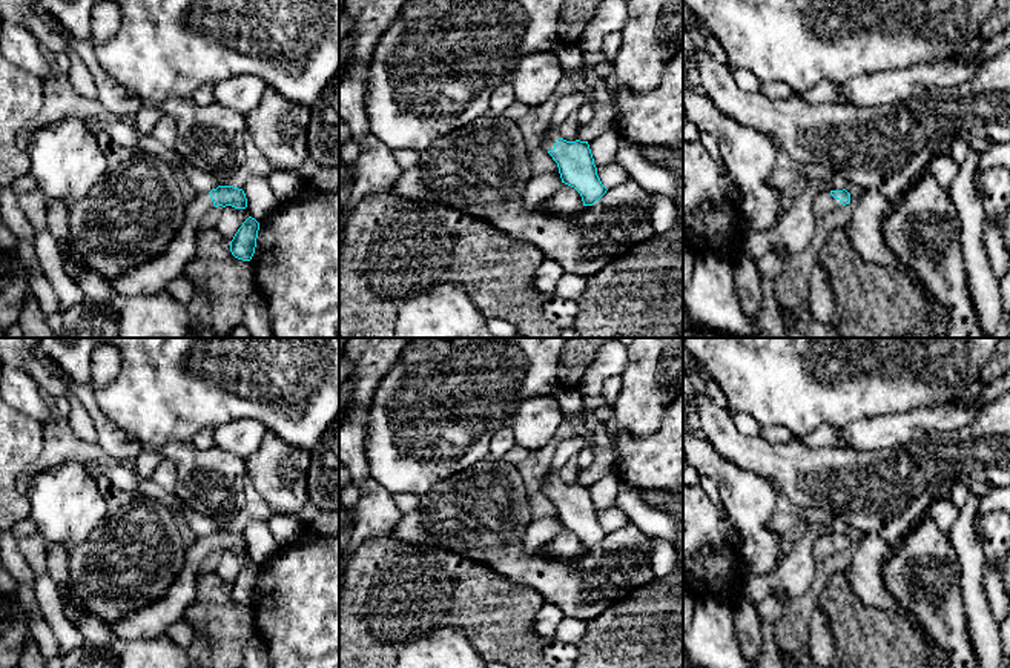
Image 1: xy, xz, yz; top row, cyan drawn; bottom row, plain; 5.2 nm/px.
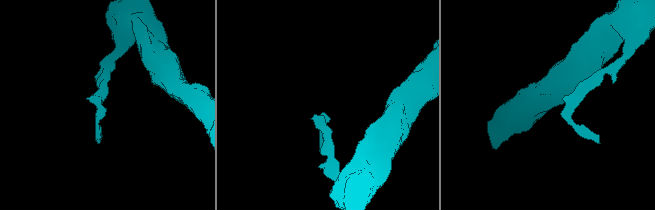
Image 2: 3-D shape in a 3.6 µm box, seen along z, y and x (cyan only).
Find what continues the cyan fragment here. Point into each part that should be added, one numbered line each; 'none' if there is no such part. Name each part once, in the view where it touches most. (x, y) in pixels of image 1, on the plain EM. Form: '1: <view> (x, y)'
1: xz (550, 479)

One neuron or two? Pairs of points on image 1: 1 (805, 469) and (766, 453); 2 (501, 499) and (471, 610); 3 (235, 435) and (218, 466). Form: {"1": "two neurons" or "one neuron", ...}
{"1": "one neuron", "2": "two neurons", "3": "two neurons"}

